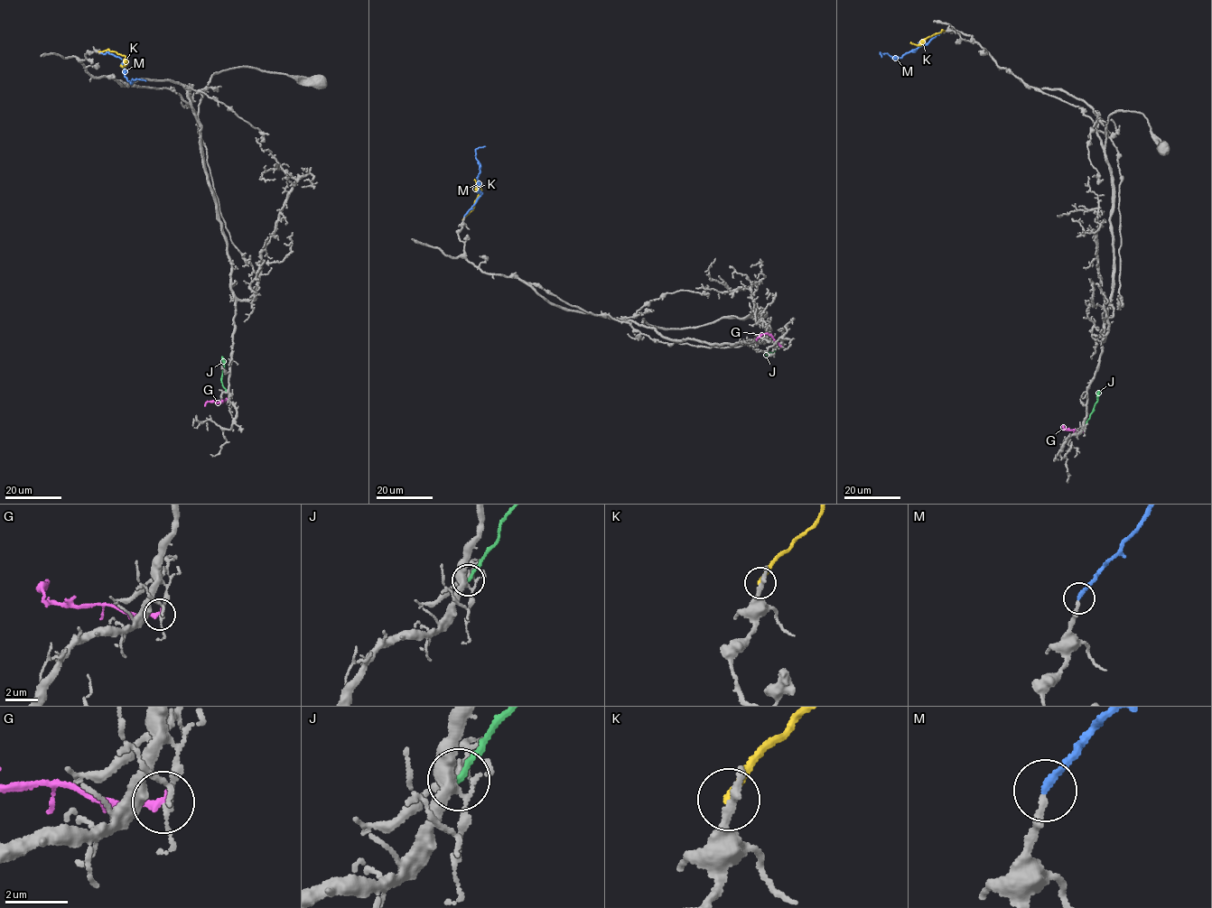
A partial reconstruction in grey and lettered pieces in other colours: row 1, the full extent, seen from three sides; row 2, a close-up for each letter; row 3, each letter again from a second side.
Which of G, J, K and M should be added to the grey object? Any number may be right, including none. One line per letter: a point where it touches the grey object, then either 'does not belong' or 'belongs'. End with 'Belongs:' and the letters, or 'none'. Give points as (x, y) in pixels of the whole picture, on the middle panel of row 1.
G: (781, 347) | does not belong
J: (778, 346) | does not belong
K: (463, 219) | does not belong
M: (464, 217) | belongs
Belongs: M

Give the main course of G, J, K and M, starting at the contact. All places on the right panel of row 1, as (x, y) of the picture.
G: (1084, 431), (1064, 429), (1064, 426), (1062, 430)
J: (1085, 425), (1099, 391)
K: (944, 31), (918, 44), (910, 42)
M: (941, 32), (928, 42), (902, 56), (893, 58), (881, 53), (881, 57)

